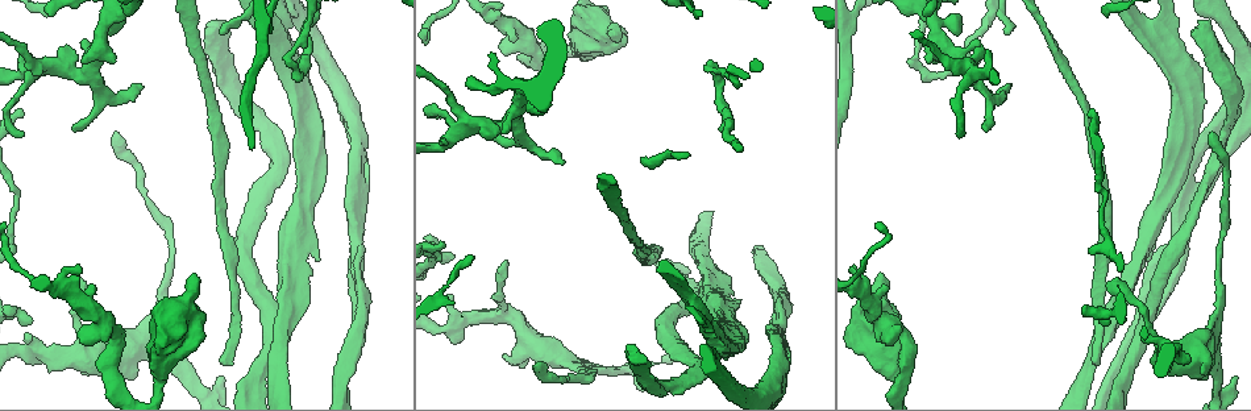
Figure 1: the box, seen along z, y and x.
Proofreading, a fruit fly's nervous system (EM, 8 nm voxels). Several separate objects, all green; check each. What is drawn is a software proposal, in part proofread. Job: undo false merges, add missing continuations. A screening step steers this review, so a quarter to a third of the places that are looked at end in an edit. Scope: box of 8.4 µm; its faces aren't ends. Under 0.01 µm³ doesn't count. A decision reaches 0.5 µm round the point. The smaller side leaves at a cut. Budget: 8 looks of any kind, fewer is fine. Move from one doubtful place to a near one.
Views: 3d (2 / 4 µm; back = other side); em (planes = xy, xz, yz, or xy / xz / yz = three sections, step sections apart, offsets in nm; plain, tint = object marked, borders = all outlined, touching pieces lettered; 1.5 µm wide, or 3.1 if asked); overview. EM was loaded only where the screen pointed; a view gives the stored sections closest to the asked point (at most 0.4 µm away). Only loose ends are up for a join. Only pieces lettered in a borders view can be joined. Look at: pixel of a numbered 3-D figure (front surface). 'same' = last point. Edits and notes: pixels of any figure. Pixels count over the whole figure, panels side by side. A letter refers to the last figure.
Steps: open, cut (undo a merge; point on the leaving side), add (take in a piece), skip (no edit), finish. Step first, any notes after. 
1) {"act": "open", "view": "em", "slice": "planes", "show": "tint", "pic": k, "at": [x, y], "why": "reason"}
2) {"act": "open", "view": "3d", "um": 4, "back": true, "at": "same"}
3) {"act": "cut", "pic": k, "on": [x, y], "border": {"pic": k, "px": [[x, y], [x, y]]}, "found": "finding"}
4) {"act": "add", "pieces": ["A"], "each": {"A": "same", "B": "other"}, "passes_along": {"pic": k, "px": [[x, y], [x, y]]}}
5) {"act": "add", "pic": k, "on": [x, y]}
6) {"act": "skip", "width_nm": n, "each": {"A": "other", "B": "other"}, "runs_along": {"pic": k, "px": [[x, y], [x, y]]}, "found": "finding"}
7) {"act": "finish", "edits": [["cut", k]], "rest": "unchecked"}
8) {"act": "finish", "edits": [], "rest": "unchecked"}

{"act": "open", "view": "3d", "um": 2, "pic": 1, "at": [299, 141], "why": "branch stops here"}

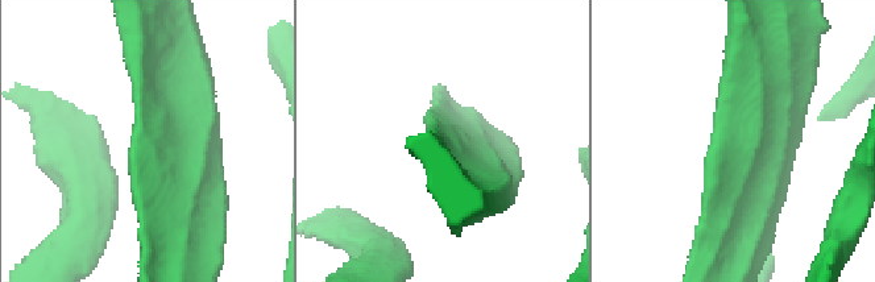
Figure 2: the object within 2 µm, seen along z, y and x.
{"act": "open", "view": "em", "slice": "xy", "step": 4, "show": "borders", "pic": 2, "at": [712, 137], "why": "now the EM"}

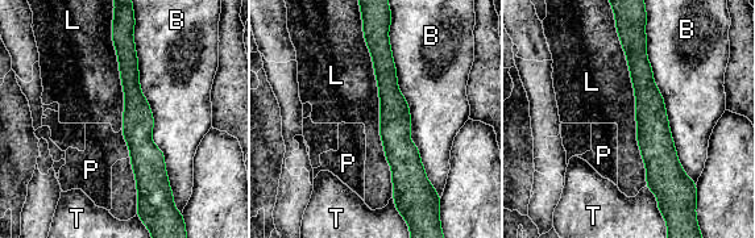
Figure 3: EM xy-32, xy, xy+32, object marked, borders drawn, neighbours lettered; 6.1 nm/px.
{"act": "open", "view": "em", "slice": "planes", "show": "borders", "at": "same", "why": "another direction"}

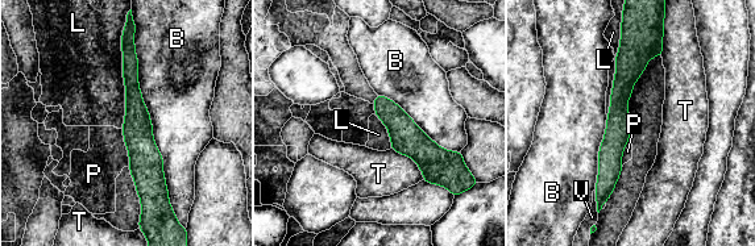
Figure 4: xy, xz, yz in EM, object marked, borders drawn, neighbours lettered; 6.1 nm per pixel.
{"act": "skip", "width_nm": 150, "longest_contact_nm": ["B", 1050], "each": {"B": "other", "L": "other", "P": "other", "T": "other", "V": "other"}, "found": "none of them fits"}

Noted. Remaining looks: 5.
{"act": "open", "view": "em", "slice": "xz", "step": 8, "show": "tint", "pic": 1, "at": [220, 364], "why": "branch stops here"}

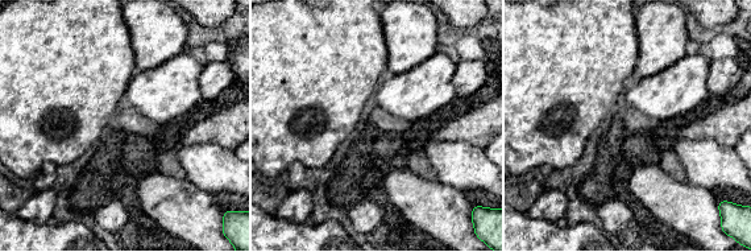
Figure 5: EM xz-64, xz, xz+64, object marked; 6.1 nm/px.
{"act": "open", "view": "em", "slice": "planes", "show": "borders", "at": "same"}

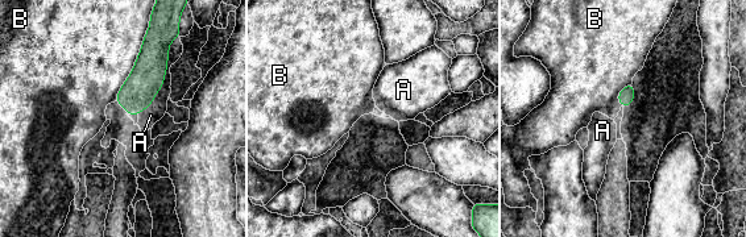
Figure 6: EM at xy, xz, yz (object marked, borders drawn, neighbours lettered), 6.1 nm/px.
{"act": "skip", "each": {"A": "other", "B": "other"}, "border": {"pic": 6, "px": [[150, 20], [135, 66], [116, 100]]}, "found": "no lettered piece goes on from it"}

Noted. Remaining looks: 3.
{"act": "open", "view": "em", "slice": "yz", "step": 4, "show": "tint", "pic": 1, "at": [716, 72], "why": "a narrow waist"}

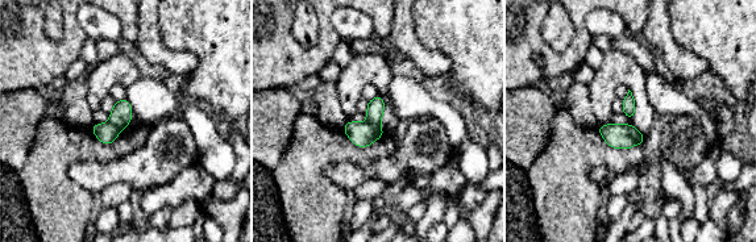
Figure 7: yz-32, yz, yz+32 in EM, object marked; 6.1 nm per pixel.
{"act": "open", "view": "em", "slice": "xz", "step": 8, "show": "borders", "at": "same"}

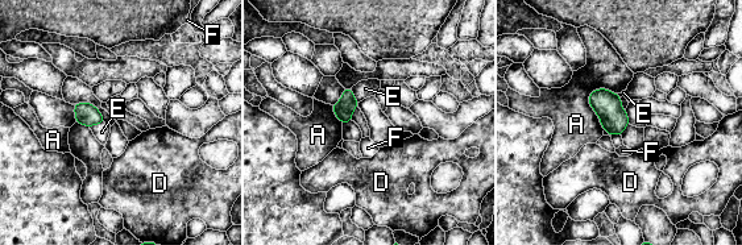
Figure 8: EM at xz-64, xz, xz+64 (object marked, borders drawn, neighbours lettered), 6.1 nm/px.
{"act": "cut", "pic": 8, "on": [344, 116], "each": {"A": "other", "D": "other", "E": "other", "F": "other"}, "border": {"pic": 8, "px": [[336, 103], [351, 115]]}, "found": "two neurons meet here"}

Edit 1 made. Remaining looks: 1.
{"act": "finish", "edits": [["cut", 8]], "rest": "unchecked"}

